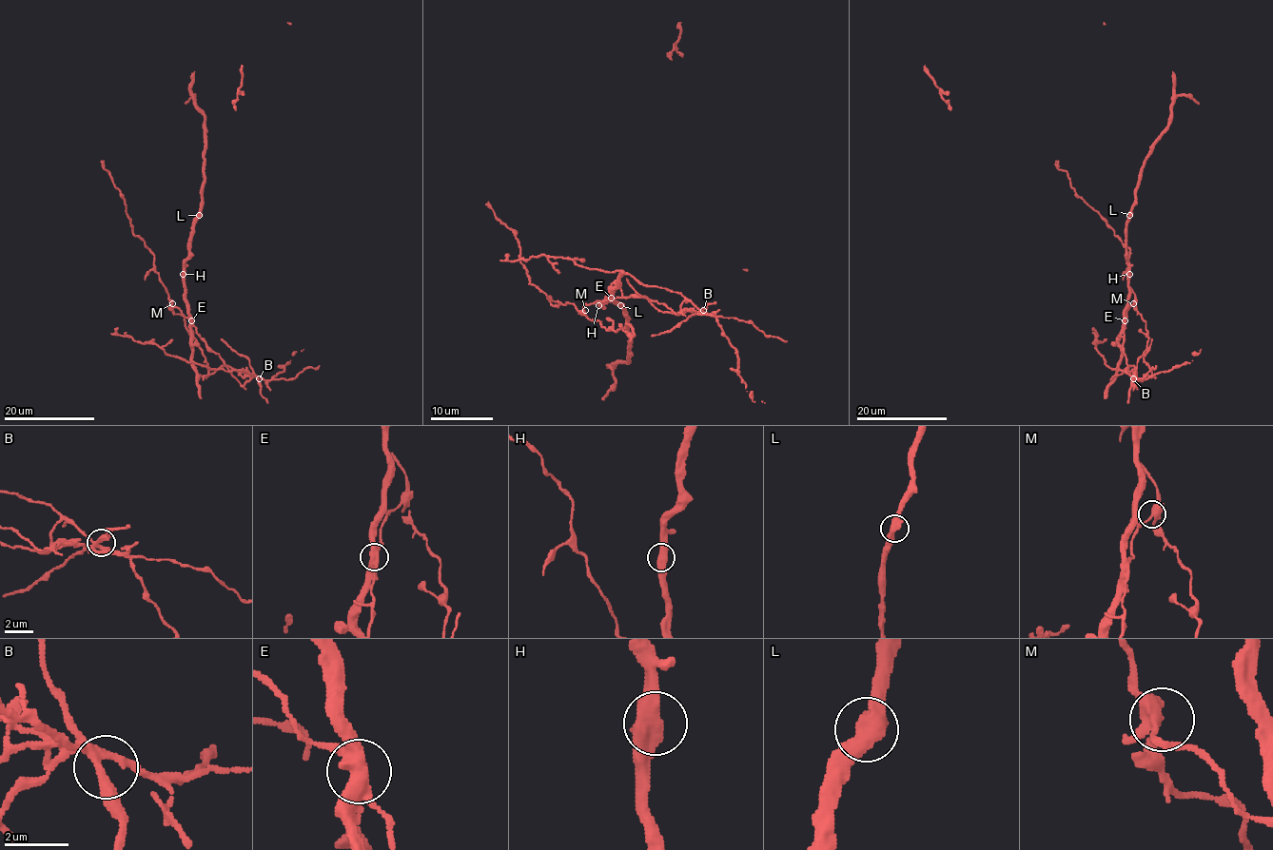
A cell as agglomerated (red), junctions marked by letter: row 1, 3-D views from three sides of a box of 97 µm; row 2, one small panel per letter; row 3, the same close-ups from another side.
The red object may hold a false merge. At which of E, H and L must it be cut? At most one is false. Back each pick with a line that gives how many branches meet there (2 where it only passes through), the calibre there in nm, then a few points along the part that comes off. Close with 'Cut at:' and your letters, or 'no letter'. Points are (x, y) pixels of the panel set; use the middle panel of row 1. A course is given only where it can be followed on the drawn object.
E: Branches: 4. Thickness 440 nm. Course of the part to remove: (611, 298), (645, 296), (675, 313), (695, 307), (679, 293), (617, 271), (563, 257), (510, 260), (505, 254)
Cut at: E

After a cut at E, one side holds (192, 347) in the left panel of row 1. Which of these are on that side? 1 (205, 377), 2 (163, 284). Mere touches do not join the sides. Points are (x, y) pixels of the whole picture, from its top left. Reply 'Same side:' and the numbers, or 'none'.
Same side: none

